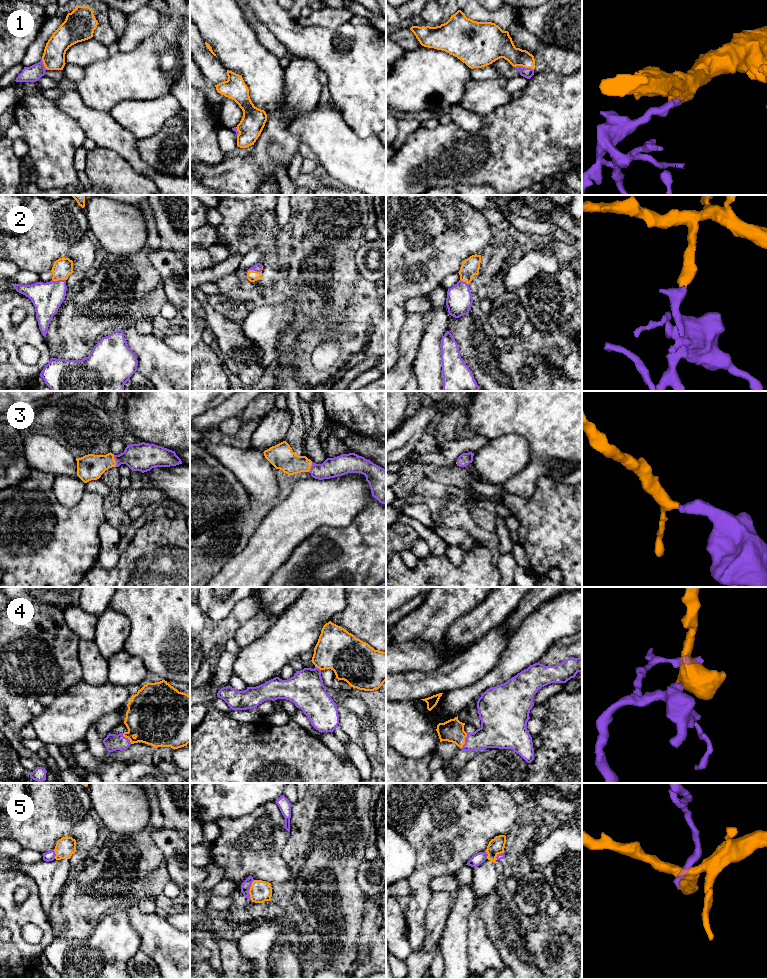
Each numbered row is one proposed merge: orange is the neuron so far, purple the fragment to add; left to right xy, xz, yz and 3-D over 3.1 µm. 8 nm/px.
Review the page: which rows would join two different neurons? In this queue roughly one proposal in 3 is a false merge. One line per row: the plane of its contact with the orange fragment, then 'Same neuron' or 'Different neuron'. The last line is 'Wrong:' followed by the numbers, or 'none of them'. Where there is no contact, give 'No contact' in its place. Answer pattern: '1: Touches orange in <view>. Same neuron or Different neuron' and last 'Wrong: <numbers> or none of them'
1: Touches orange in yz. Same neuron
2: Touches orange in xz. Same neuron
3: Touches orange in xy. Same neuron
4: Touches orange in yz. Same neuron
5: Touches orange in xz. Different neuron
Wrong: 5

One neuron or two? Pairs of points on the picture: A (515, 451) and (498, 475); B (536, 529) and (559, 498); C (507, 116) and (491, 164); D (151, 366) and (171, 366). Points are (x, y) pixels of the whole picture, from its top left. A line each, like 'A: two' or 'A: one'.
A: one
B: one
C: one
D: one

